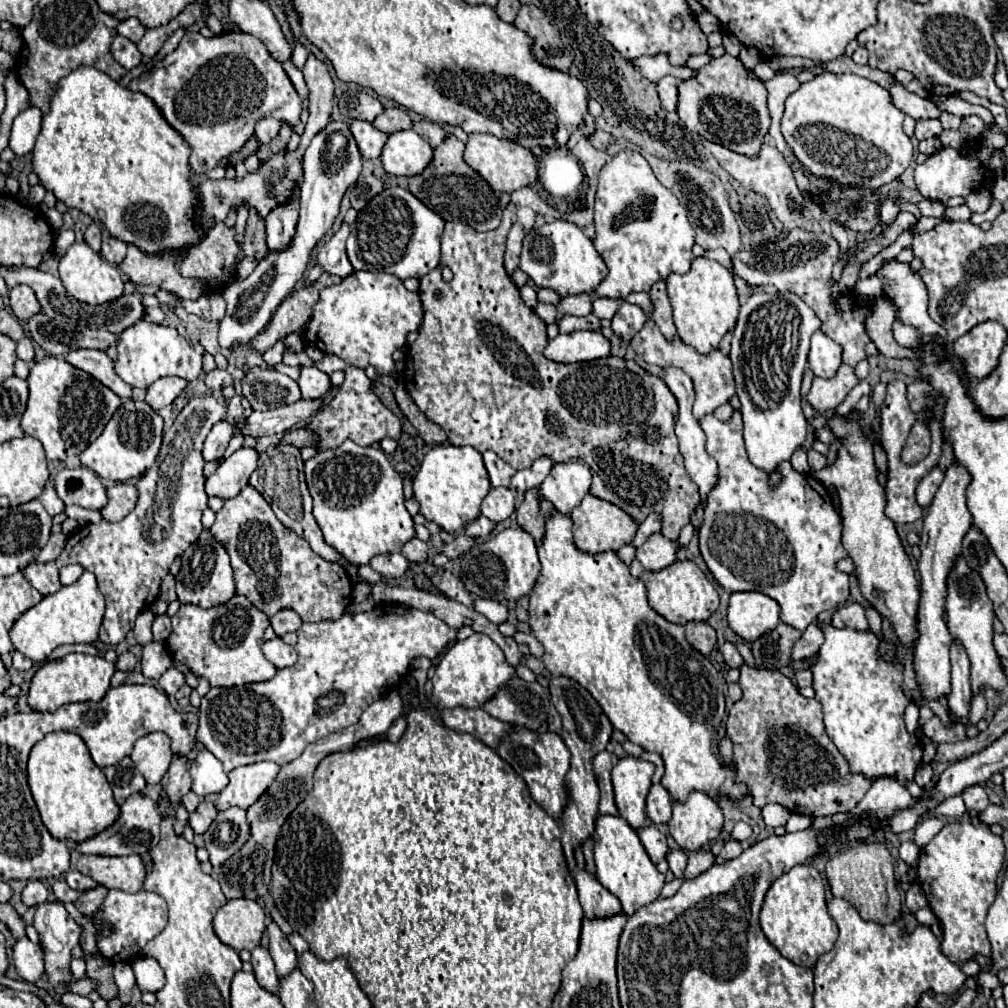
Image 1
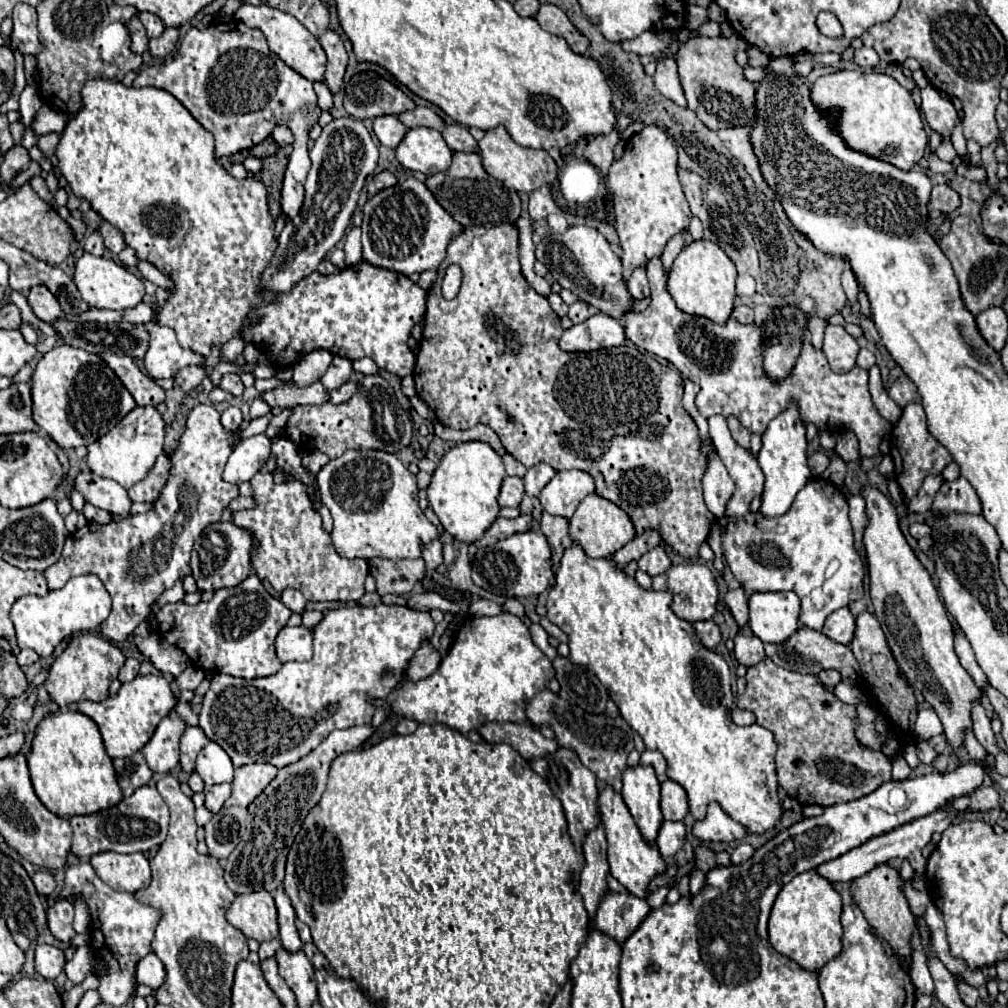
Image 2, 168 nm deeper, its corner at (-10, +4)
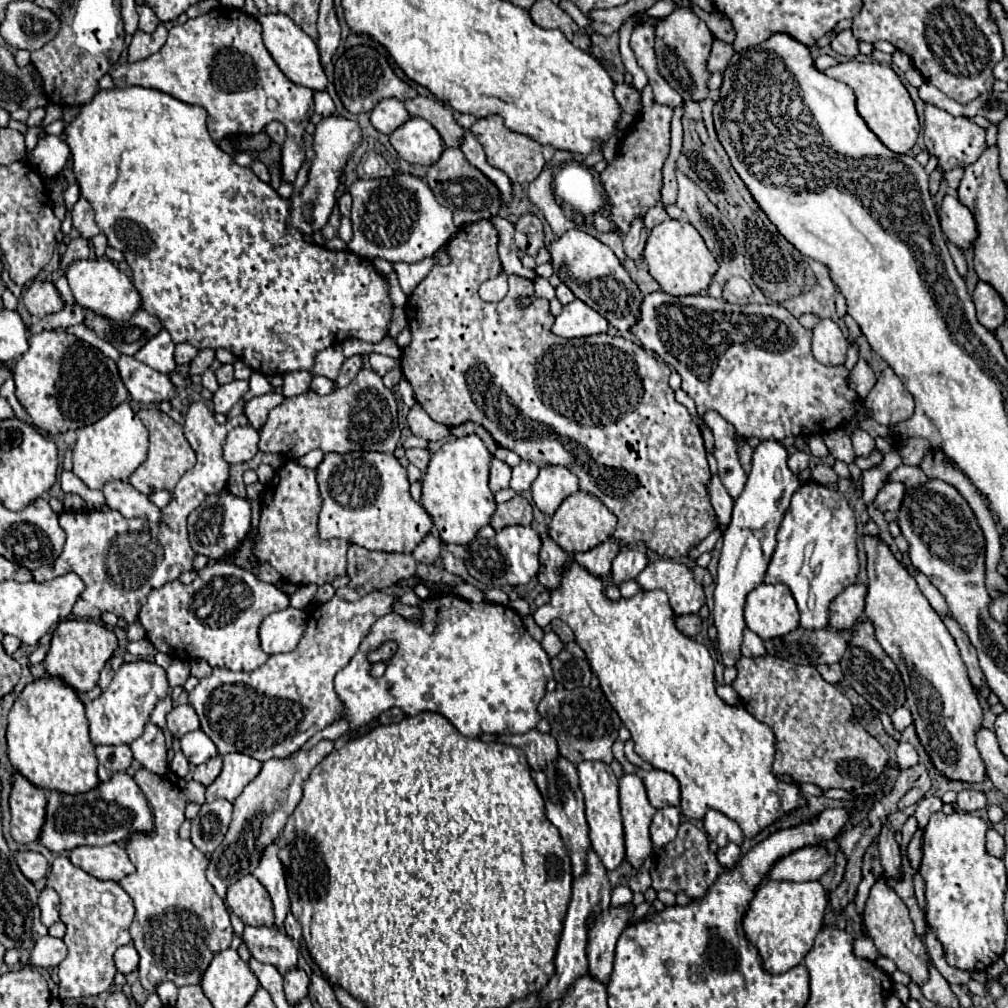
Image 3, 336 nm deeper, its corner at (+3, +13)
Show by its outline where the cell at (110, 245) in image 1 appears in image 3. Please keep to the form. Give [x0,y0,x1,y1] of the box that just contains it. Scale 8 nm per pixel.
[72,197,100,239]

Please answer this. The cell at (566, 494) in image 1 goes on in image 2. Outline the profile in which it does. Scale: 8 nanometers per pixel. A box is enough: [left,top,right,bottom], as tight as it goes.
[539,470,595,518]

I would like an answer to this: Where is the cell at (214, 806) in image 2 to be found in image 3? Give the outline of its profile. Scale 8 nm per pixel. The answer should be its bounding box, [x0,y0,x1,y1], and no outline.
[192,757,222,787]

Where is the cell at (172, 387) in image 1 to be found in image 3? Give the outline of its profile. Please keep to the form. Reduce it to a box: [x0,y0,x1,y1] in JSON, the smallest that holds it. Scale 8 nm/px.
[174,343,194,365]

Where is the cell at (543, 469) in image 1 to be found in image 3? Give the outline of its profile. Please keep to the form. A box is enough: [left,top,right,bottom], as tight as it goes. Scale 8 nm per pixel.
[510,461,538,493]

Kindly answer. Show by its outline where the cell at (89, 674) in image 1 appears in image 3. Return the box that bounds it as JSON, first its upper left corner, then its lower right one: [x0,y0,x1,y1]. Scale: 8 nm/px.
[44,619,116,693]

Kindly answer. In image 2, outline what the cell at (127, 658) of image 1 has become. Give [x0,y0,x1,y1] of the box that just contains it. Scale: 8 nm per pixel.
[119,658,139,682]

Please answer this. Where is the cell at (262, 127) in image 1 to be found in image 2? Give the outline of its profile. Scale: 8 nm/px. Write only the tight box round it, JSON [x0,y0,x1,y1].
[271,126,293,146]

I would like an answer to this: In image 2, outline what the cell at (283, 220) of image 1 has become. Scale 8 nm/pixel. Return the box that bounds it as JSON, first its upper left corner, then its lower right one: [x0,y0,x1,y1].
[133,20,321,218]

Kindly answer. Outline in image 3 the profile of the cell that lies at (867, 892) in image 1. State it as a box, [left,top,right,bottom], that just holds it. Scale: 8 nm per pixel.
[864,877,928,985]

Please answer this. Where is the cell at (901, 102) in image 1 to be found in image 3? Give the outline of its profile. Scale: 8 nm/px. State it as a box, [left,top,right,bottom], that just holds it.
[924,103,986,171]

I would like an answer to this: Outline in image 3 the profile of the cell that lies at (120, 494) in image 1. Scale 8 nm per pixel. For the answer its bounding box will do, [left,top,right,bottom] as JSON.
[128,409,196,495]

